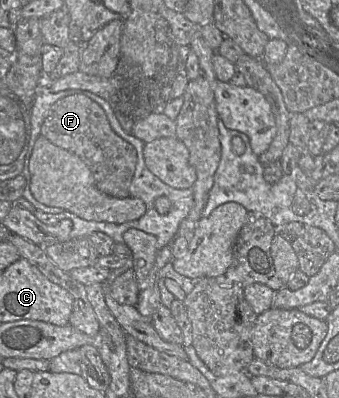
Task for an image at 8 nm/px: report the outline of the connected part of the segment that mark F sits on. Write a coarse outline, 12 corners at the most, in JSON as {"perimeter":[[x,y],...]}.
{"perimeter":[[82,94],[49,109],[40,135],[78,155],[97,188],[130,196],[136,149]]}

